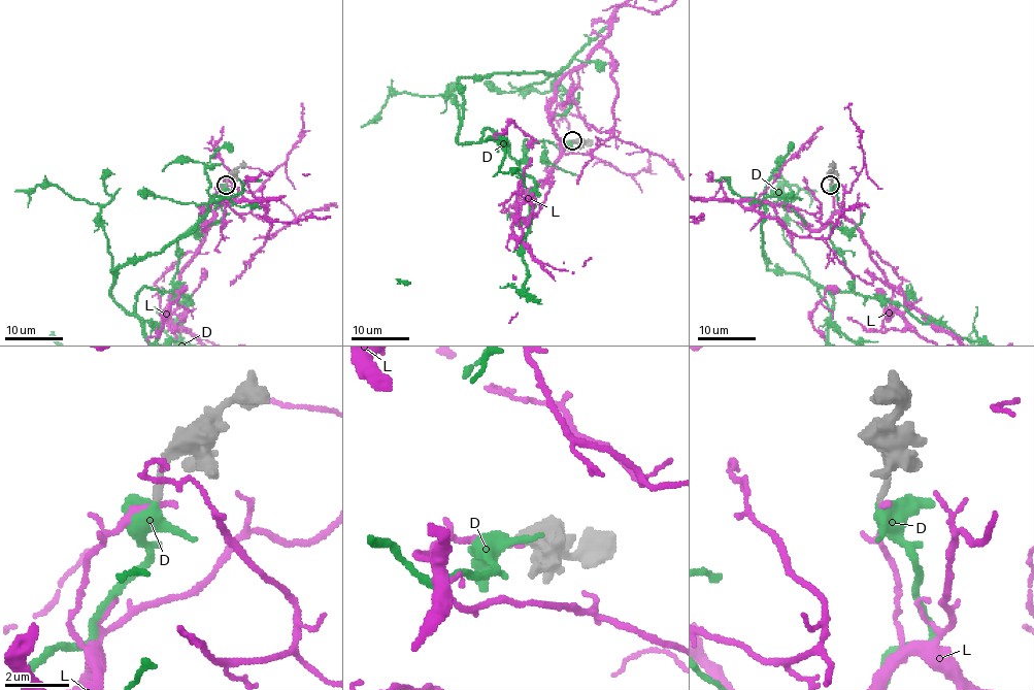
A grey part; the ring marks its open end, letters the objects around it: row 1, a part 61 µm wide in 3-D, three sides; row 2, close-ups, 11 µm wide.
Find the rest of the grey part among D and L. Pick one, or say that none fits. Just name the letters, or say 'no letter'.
D

